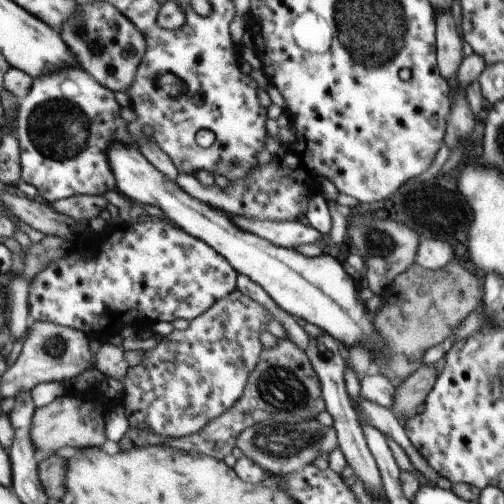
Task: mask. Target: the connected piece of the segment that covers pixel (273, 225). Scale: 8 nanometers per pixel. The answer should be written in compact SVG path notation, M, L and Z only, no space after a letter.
M226 214L227 218L231 218L231 222L242 227L243 230L250 231L251 234L258 235L267 239L269 242L277 244L277 246L294 249L295 246L301 244L315 244L321 240L321 233L316 229L312 229L310 225L295 222L295 220L285 222L271 222L270 220L253 220L253 218L243 218L236 214Z

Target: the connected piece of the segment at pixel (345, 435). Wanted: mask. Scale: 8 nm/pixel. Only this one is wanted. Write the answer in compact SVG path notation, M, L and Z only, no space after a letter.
M321 332L315 338L308 338L309 344L305 348L307 358L313 364L315 374L318 375L318 382L321 388L321 396L329 416L333 418L333 430L336 432L337 447L343 454L346 465L353 470L353 474L359 478L363 488L369 494L379 494L385 498L383 488L381 488L381 478L379 470L367 448L363 430L359 426L358 418L349 402L349 397L345 392L345 382L343 382L343 370L345 370L345 361L341 354L342 346L329 334Z

